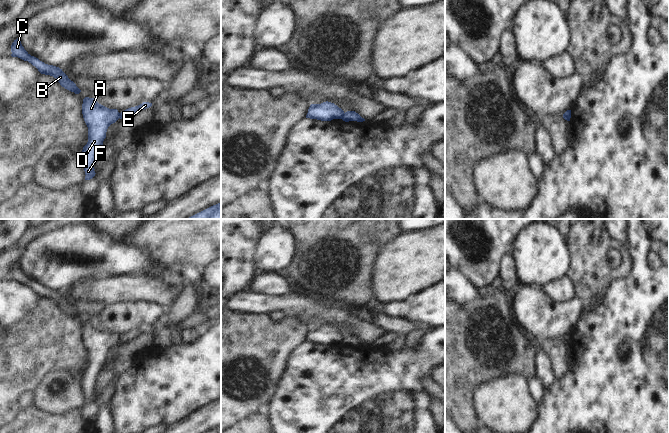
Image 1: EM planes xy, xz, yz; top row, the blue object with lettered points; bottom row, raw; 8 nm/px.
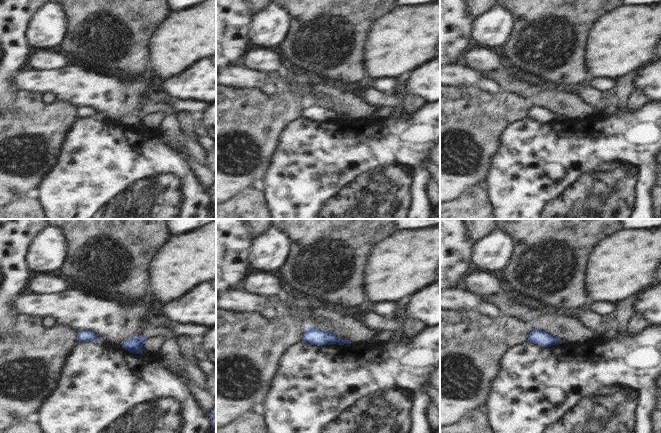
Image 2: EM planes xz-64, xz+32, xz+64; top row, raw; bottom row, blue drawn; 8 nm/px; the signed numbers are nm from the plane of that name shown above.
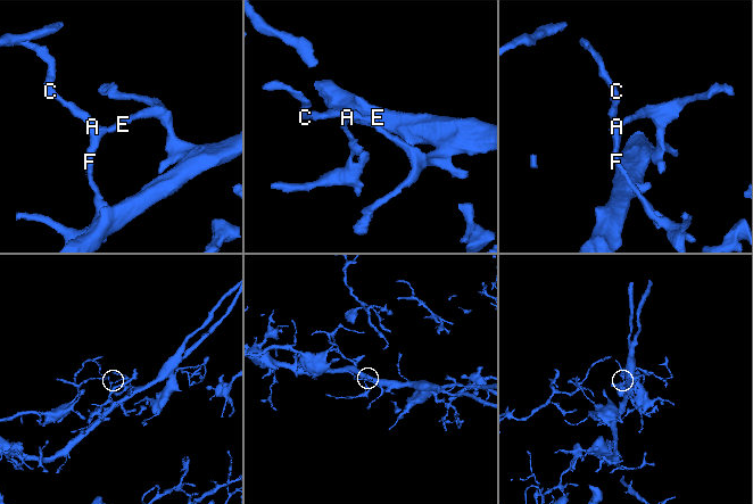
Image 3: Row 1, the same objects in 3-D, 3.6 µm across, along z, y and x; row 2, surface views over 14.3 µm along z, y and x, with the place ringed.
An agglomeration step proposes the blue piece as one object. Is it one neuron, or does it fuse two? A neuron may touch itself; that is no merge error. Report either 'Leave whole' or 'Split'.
Split.

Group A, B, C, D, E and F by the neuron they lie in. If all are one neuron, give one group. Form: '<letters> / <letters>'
A B C D F / E

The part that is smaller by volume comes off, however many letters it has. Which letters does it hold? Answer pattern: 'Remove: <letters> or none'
Remove: A, B, C, D, F.

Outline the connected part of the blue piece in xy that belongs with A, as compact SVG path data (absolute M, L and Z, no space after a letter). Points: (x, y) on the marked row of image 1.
M85 97L82 104L82 114L88 127L88 142L82 150L82 162L85 180L95 176L94 163L100 147L106 138L108 127L119 119L117 109L109 109L99 104L96 98Z

